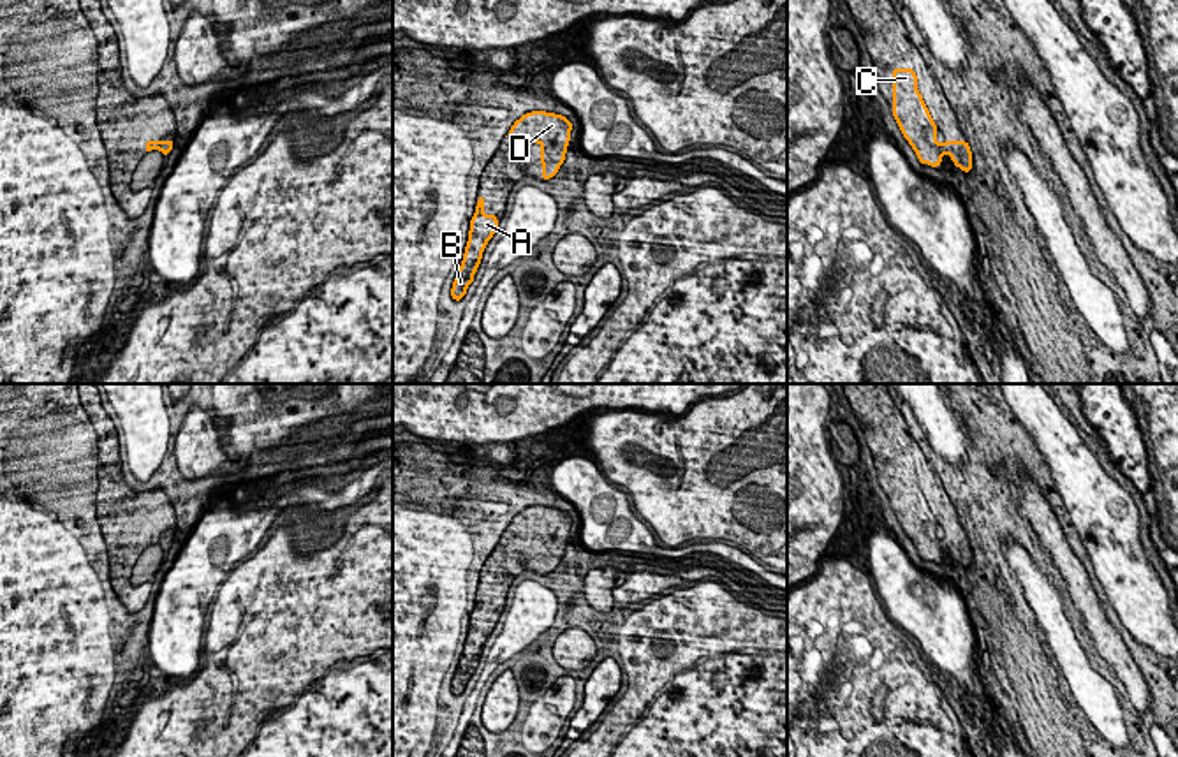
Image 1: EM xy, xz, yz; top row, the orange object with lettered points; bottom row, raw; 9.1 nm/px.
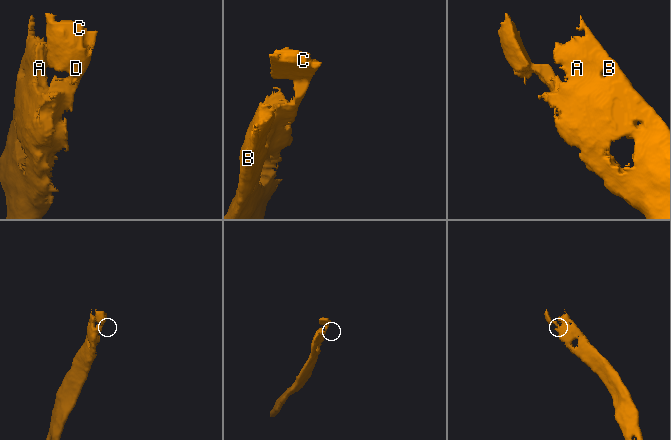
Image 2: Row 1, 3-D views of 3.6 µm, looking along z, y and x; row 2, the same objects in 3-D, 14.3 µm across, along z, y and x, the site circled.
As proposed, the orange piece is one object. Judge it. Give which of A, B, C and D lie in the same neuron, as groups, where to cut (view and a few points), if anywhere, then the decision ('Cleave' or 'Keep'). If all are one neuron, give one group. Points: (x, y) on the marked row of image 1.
Groups: A B C D. No split. Keep

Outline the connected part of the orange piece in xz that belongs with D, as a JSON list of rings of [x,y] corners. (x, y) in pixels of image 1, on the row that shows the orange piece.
[[[532,111],[514,121],[507,136],[518,143],[541,144],[542,181],[553,178],[565,160],[572,123],[569,118],[546,111]]]

